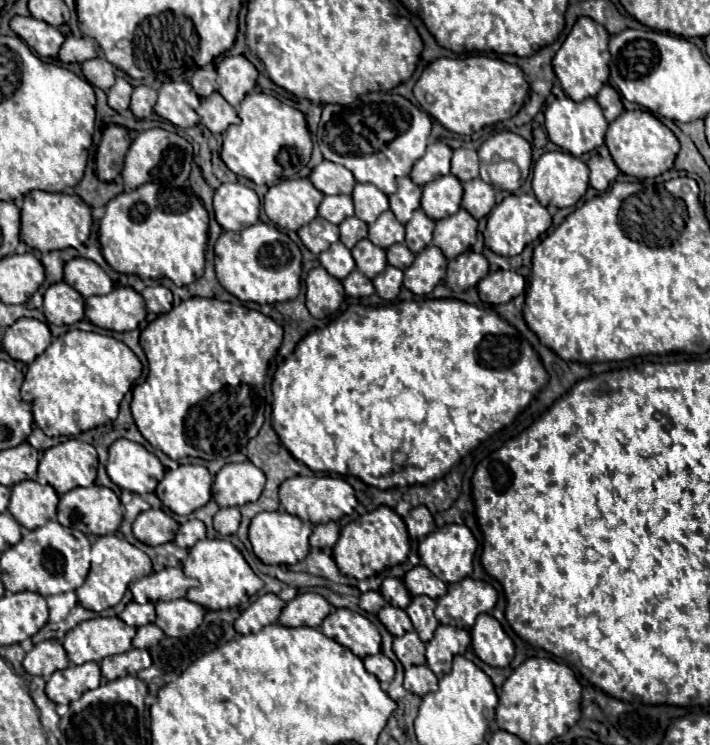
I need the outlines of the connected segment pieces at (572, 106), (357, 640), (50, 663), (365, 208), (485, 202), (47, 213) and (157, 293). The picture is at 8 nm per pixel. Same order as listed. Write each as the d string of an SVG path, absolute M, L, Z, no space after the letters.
M556 99L546 109L546 131L552 143L562 147L564 151L580 157L582 153L588 153L600 145L604 145L604 133L608 129L608 121L604 119L600 105L594 99L586 99L582 103L574 103L572 99Z
M334 609L322 621L322 633L362 659L380 653L380 631L356 611Z
M48 639L34 645L26 659L22 661L22 665L30 675L38 675L48 681L54 671L68 667L68 657L60 641Z
M358 183L354 187L352 199L354 199L356 217L362 219L362 221L366 221L368 225L374 223L380 213L388 211L388 197L380 189L376 189L374 185Z
M472 179L464 183L464 197L462 197L462 207L474 217L482 219L494 209L494 189L484 183L482 179Z
M30 191L24 197L22 205L22 241L38 249L40 253L56 249L82 249L92 229L92 209L78 197L66 193L48 193L48 191Z
M158 285L158 287L146 287L142 291L142 297L144 297L144 303L146 303L146 309L160 315L160 313L168 313L170 307L172 307L172 293L170 289Z

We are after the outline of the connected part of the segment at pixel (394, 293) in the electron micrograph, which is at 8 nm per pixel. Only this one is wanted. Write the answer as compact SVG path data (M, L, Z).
M388 265L378 277L372 279L374 287L376 287L376 293L384 299L384 301L392 301L398 297L400 293L400 287L402 287L402 271Z

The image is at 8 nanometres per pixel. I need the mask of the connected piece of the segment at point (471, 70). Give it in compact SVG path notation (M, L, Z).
M468 55L458 59L440 57L432 61L416 81L414 97L420 107L448 131L472 135L486 125L500 123L506 117L512 119L524 105L528 89L530 85L518 65L486 55Z

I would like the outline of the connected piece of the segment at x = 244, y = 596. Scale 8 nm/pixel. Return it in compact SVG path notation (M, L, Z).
M202 539L200 543L196 543L188 551L188 557L184 561L184 573L200 583L198 587L190 589L186 597L212 611L248 603L250 597L264 587L264 581L250 569L242 553L226 539Z

